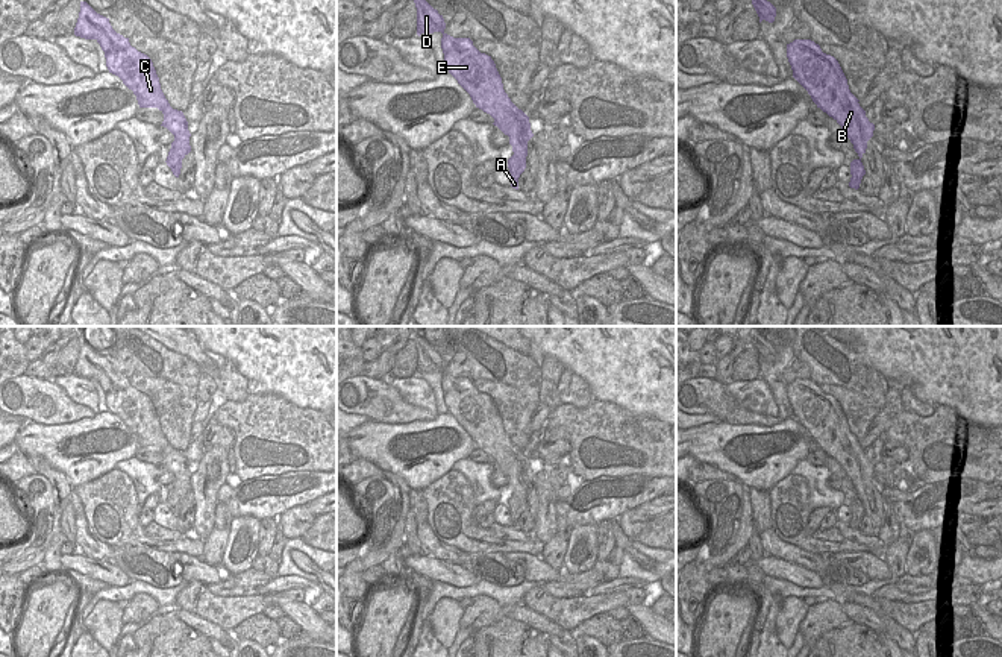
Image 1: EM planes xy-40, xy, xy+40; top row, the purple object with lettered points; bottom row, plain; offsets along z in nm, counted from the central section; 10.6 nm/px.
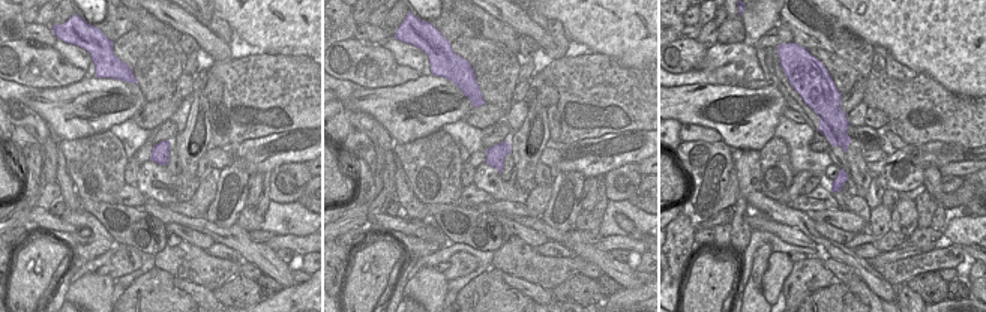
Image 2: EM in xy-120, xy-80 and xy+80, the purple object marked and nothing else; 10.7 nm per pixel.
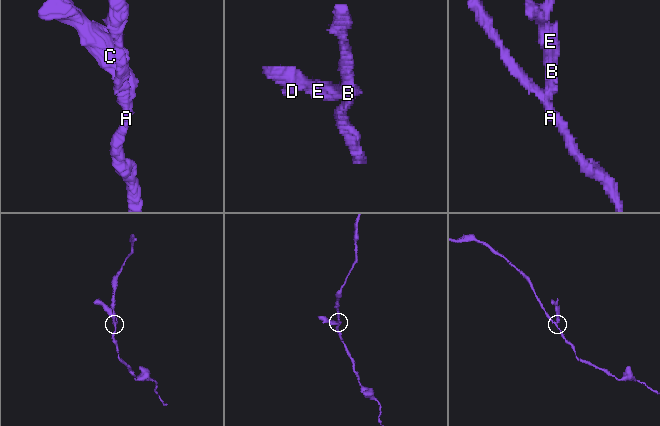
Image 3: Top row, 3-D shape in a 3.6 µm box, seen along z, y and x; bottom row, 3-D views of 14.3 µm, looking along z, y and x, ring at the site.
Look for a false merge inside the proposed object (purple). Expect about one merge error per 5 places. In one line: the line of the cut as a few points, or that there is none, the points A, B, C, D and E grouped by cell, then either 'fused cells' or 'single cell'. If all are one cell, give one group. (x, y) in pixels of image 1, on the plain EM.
cut xy-40 (173, 481), (173, 487), (181, 499); groups A / B C D E; fused cells

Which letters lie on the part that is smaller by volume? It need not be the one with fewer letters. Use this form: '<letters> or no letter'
B, C, D, E

